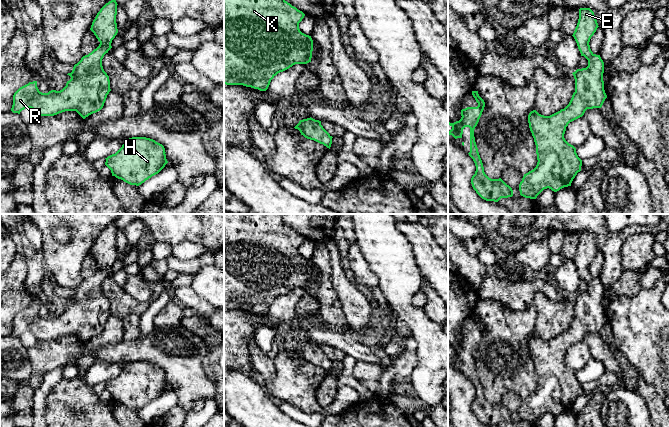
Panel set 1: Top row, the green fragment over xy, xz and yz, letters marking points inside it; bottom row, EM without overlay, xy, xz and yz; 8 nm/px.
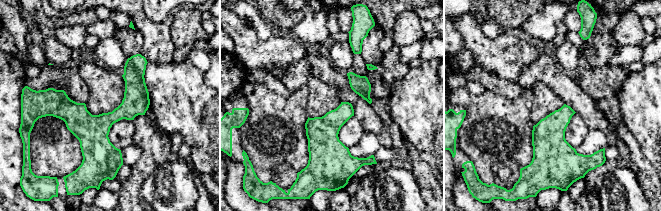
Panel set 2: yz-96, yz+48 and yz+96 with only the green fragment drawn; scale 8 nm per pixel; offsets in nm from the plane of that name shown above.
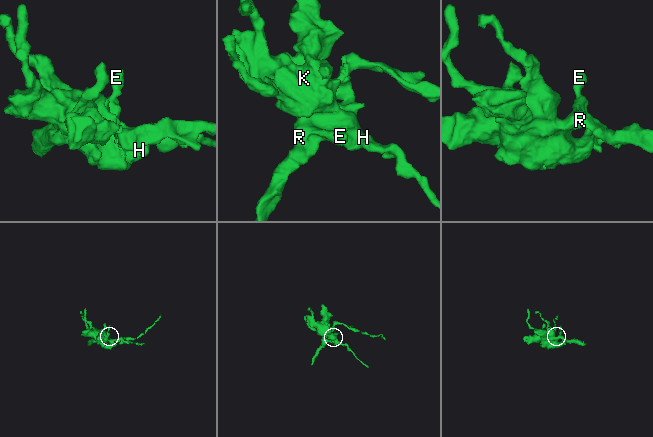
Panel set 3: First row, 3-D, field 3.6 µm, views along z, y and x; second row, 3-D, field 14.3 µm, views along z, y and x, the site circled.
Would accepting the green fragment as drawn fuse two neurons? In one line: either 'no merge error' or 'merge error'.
no merge error

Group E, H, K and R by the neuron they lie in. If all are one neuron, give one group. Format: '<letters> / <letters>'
E H K R

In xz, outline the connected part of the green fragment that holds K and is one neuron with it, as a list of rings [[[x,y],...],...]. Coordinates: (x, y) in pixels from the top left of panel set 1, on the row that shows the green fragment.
[[[224,0],[224,84],[243,85],[266,91],[271,80],[280,72],[283,72],[295,64],[307,64],[311,62],[313,51],[313,40],[311,36],[302,33],[299,29],[299,23],[305,14],[292,6],[285,0]]]

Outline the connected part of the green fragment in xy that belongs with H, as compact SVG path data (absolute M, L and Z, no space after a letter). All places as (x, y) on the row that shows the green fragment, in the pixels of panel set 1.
M132 137L127 139L115 154L105 158L105 165L111 170L112 176L130 185L139 186L165 167L168 163L165 153L164 146L153 139Z

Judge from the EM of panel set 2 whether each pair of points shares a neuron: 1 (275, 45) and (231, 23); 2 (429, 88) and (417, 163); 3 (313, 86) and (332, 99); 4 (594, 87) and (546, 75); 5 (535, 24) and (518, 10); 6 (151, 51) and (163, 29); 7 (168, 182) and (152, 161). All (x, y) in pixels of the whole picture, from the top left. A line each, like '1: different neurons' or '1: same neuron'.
1: same neuron
2: different neurons
3: same neuron
4: different neurons
5: different neurons
6: same neuron
7: different neurons

